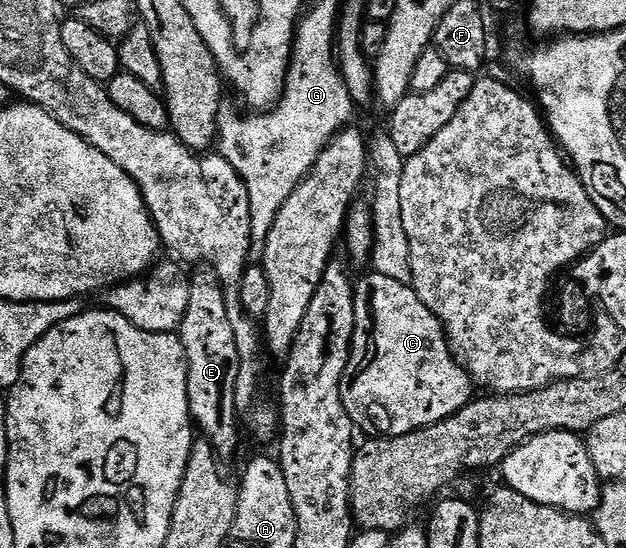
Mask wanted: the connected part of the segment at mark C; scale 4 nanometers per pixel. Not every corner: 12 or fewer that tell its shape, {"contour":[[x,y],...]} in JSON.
{"contour":[[409,284],[353,290],[343,406],[369,438],[443,422],[475,396]]}

